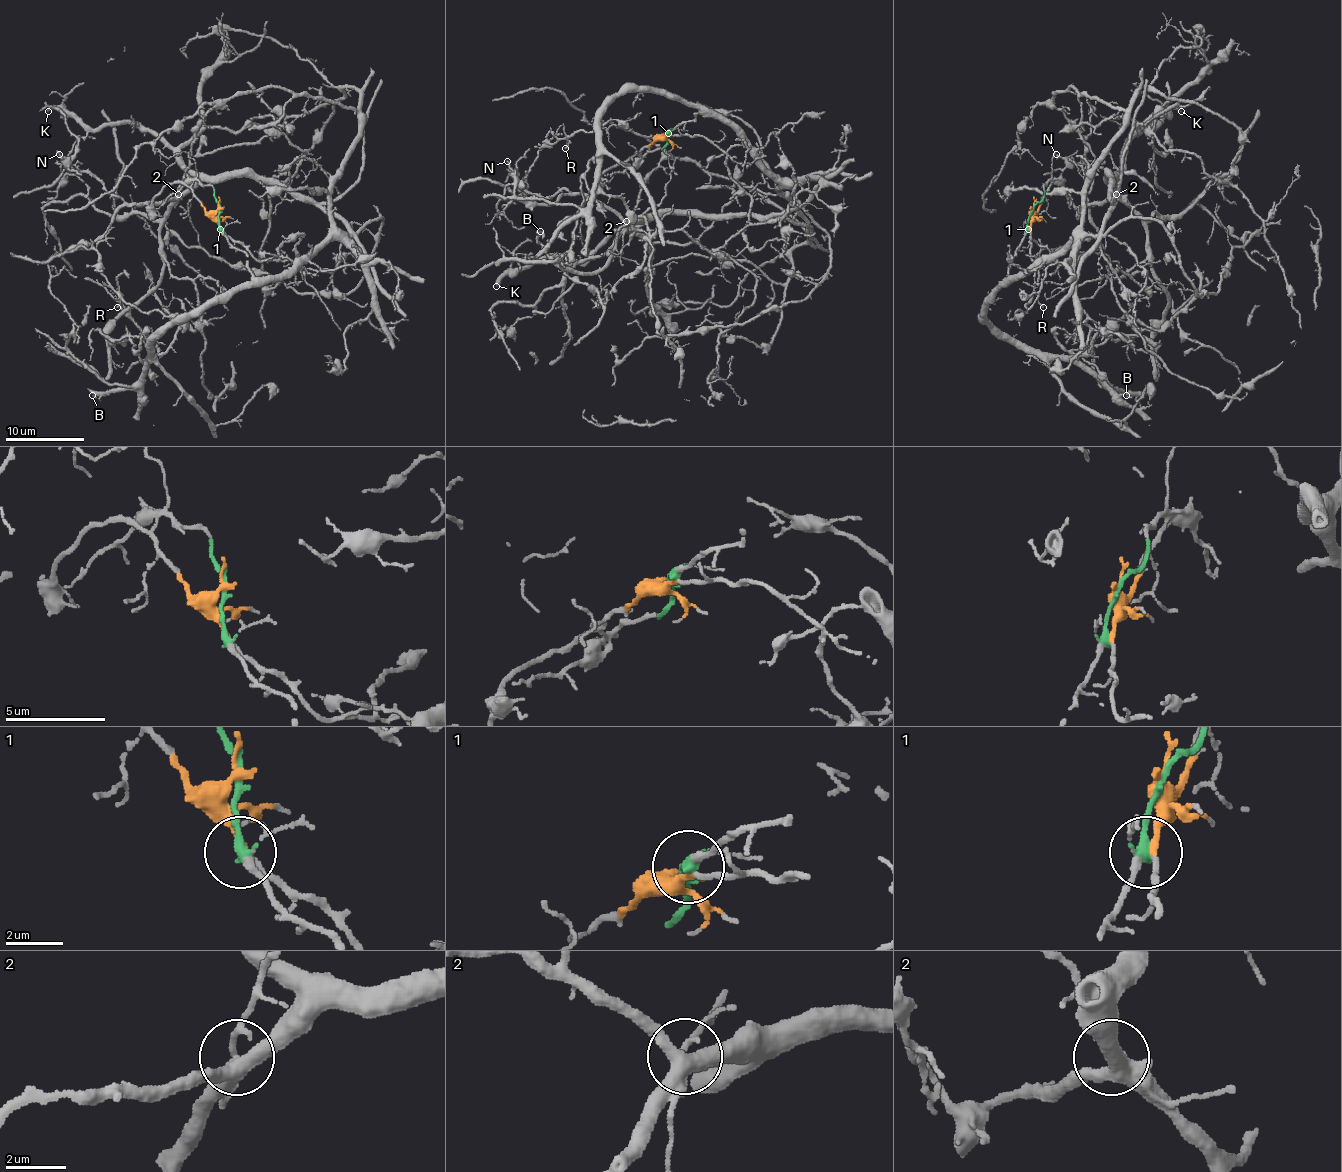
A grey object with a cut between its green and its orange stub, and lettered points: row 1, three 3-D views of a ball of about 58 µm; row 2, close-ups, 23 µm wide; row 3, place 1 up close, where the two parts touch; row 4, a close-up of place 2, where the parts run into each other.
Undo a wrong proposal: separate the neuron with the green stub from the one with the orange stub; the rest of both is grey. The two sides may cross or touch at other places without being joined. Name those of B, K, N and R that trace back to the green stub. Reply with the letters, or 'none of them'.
B

